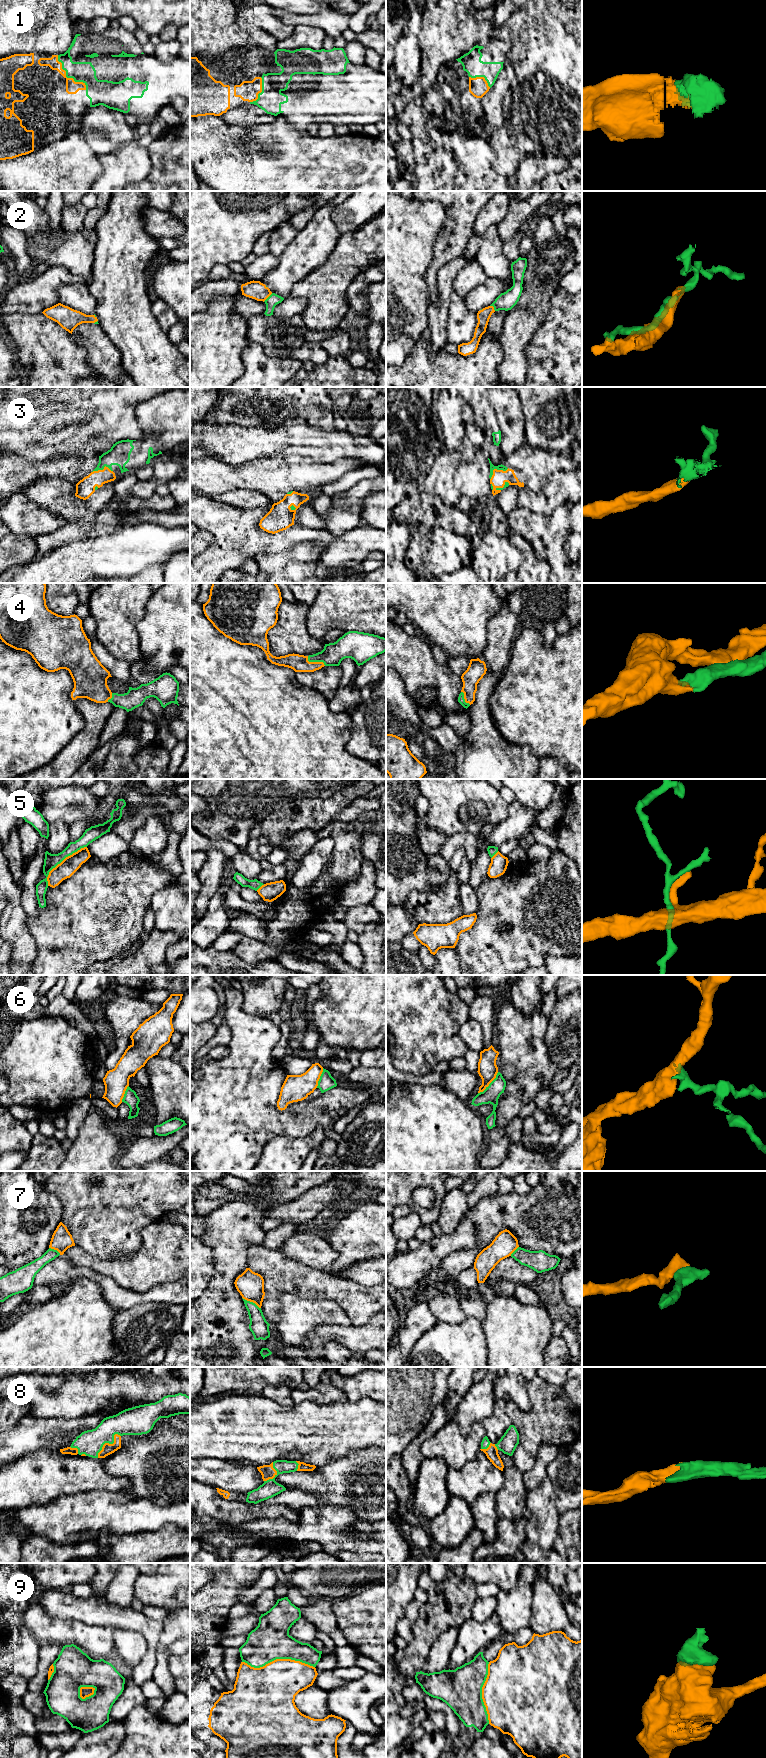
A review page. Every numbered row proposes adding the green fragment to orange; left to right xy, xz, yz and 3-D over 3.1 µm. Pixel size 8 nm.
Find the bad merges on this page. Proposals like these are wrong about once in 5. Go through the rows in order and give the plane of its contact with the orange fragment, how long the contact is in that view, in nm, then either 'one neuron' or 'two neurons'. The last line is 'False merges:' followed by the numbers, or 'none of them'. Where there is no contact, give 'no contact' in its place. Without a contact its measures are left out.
1: xy | 360 nm | one neuron
2: xz | 100 nm | one neuron
3: yz | 180 nm | one neuron
4: xz | 170 nm | one neuron
5: xy | 440 nm | one neuron
6: yz | 240 nm | two neurons
7: xz | 180 nm | one neuron
8: xy | 260 nm | one neuron
9: xz | 600 nm | two neurons
False merges: 6, 9

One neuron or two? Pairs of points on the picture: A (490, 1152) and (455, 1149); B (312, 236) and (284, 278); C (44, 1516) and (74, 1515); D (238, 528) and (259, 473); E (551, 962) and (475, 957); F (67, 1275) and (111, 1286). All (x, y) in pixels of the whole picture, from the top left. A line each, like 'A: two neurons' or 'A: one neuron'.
A: two neurons
B: one neuron
C: one neuron
D: two neurons
E: two neurons
F: one neuron

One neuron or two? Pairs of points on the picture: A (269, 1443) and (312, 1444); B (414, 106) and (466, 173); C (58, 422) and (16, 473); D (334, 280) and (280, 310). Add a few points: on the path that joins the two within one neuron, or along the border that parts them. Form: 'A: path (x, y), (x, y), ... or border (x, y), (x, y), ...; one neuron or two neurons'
A: path (280, 1443), (301, 1443); one neuron
B: border (426, 116), (426, 132), (435, 143); two neurons
C: border (10, 452), (31, 460), (50, 459); two neurons
D: border (290, 295), (306, 300), (307, 307), (301, 314); two neurons

